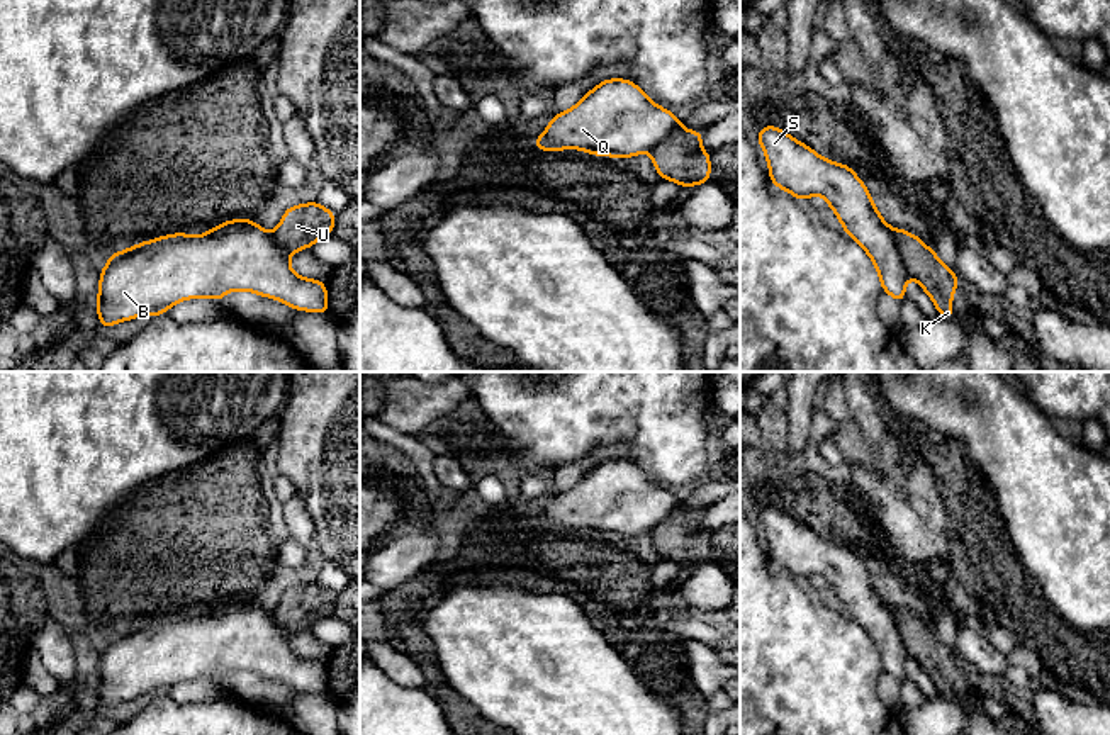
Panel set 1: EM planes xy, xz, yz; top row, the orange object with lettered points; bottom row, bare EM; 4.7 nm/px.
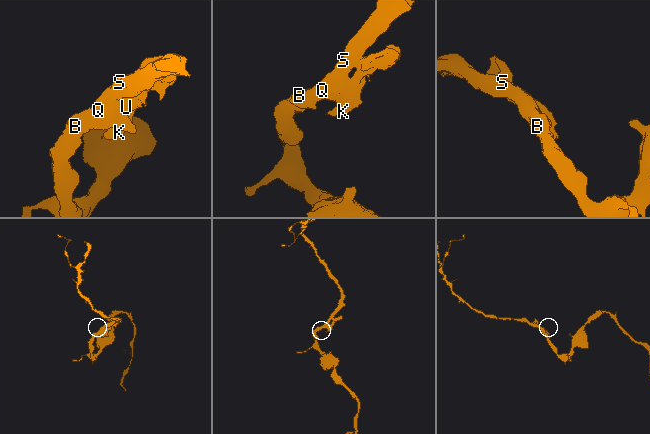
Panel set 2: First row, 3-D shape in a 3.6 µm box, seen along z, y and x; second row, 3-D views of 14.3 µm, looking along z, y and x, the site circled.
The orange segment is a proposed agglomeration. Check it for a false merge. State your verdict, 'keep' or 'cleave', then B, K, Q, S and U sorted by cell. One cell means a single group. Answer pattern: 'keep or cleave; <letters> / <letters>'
cleave; B Q S / K U

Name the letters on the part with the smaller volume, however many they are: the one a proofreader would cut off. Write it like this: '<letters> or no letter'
K, U

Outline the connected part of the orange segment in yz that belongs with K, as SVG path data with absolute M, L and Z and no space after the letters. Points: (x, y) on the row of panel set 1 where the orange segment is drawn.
M893 229L908 275L915 278L937 307L937 314L956 319L952 295L961 285L957 275L945 267L935 250L906 229Z

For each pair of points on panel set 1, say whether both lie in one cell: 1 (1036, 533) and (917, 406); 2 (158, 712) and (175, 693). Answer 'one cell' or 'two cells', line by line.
1: one cell
2: two cells

